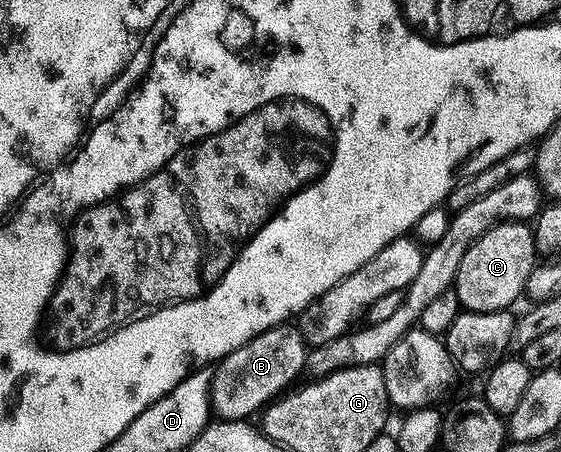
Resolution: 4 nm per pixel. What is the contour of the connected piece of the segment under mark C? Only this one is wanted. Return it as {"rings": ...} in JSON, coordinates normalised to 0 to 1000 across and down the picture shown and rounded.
{"rings":[[[893,491],[859,518],[816,588],[811,642],[822,684],[838,690],[881,690],[911,684],[925,655],[936,653],[934,635],[950,593],[959,582],[959,555],[950,507],[934,491]]]}

